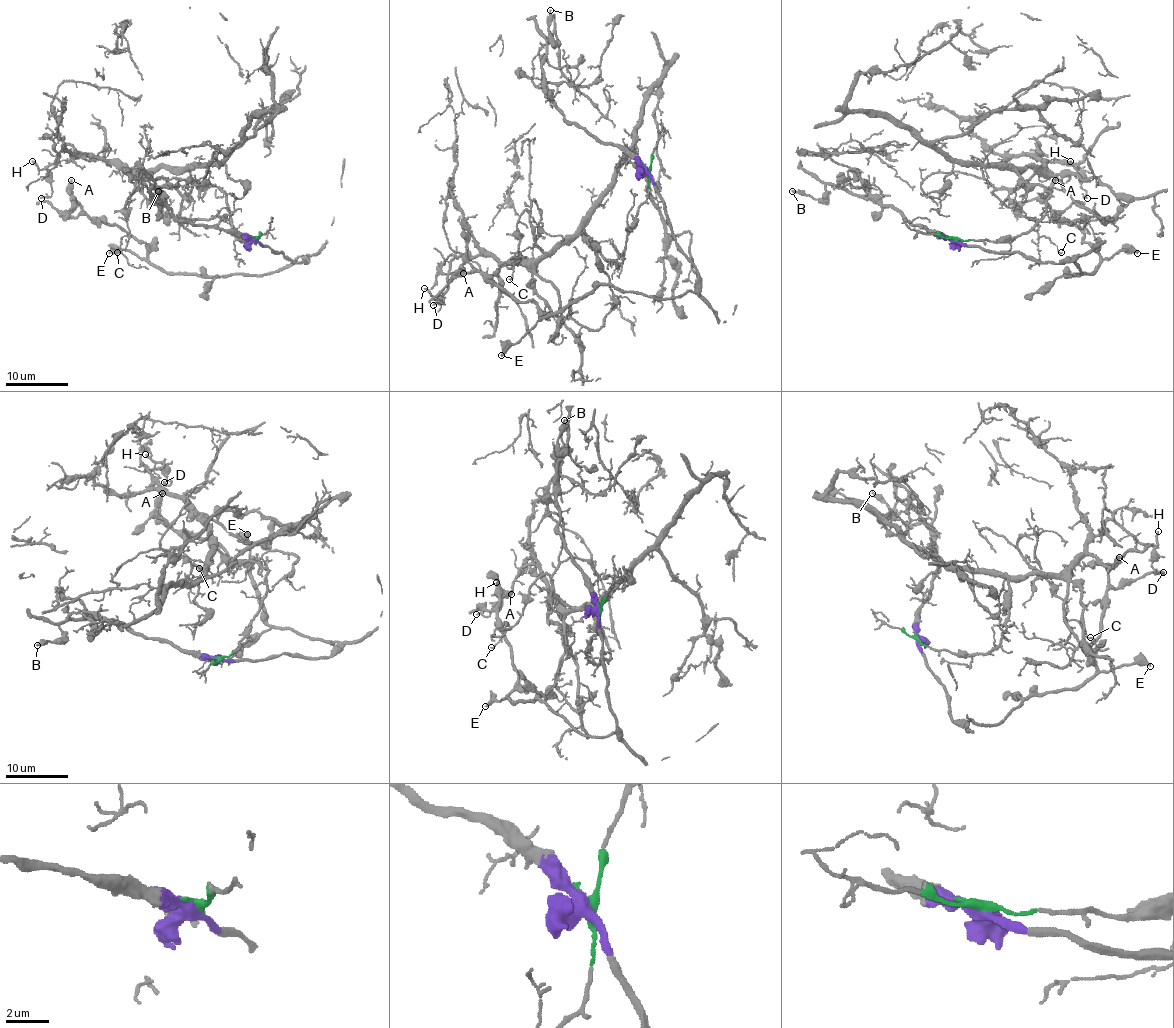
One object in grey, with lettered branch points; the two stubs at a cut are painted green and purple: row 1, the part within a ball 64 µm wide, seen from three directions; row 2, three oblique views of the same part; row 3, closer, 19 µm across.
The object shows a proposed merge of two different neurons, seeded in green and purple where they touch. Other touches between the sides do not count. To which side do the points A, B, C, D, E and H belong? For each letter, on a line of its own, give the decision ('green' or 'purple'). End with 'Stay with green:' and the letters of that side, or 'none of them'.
A: purple
B: purple
C: green
D: green
E: purple
H: green
Stay with green: C, D, H

